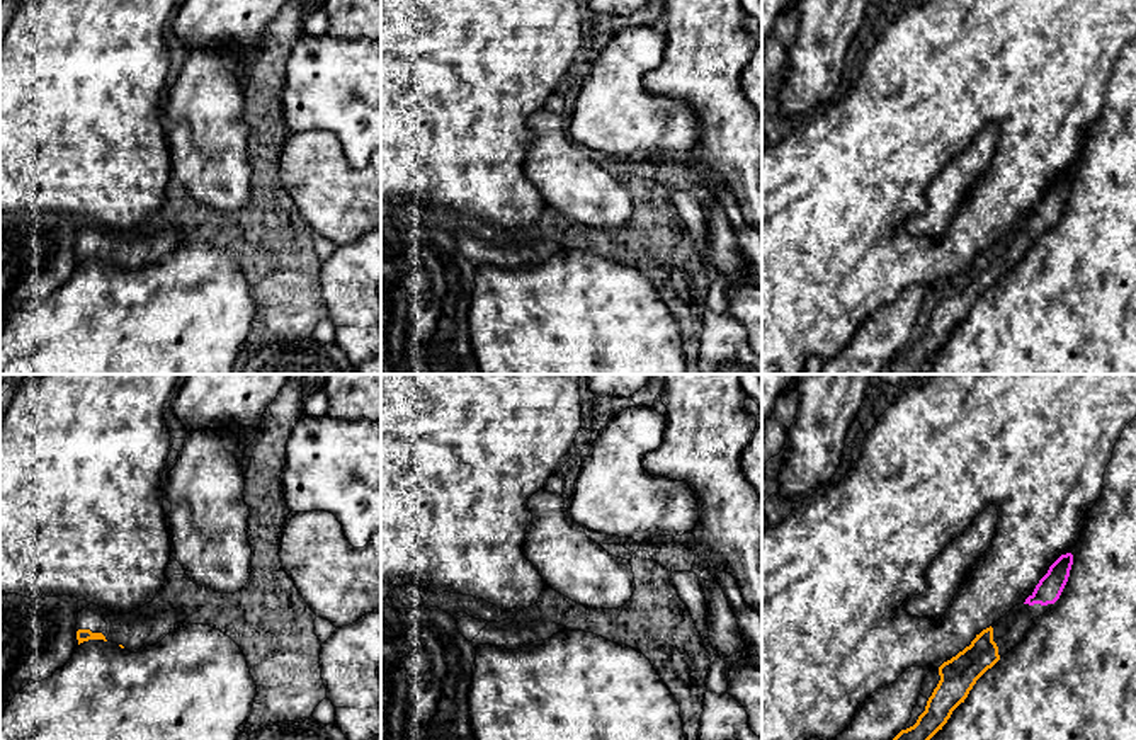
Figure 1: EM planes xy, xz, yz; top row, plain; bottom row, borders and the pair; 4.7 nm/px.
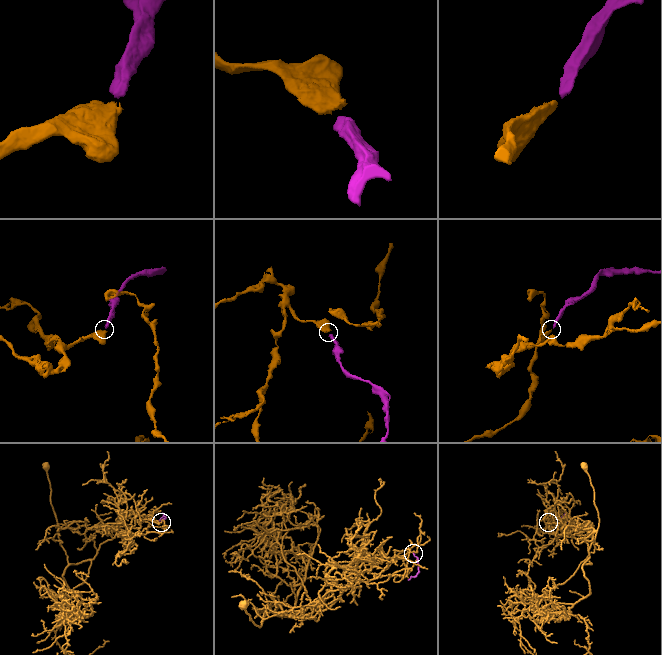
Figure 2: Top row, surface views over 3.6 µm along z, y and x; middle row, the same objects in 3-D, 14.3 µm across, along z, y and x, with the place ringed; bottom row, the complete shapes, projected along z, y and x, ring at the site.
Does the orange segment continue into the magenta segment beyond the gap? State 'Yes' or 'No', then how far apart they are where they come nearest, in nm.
Yes. Distance 190 nm

